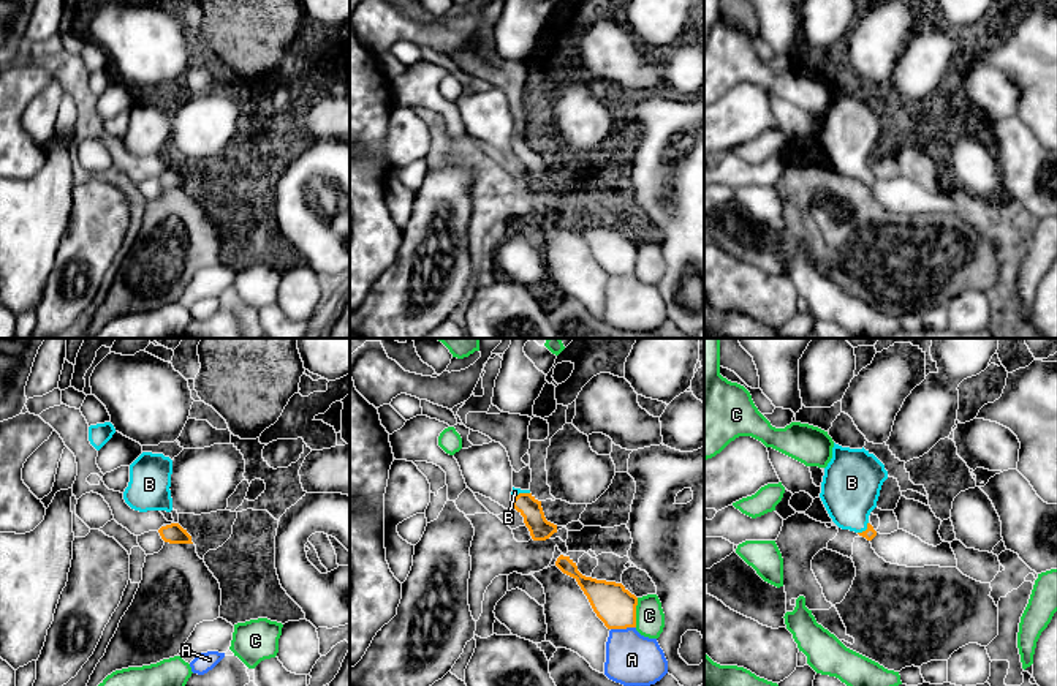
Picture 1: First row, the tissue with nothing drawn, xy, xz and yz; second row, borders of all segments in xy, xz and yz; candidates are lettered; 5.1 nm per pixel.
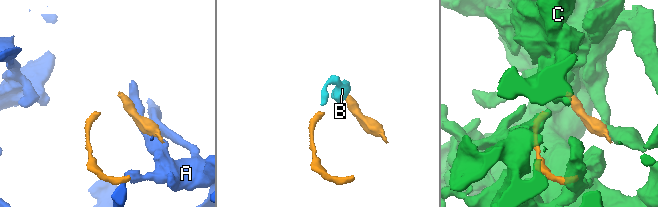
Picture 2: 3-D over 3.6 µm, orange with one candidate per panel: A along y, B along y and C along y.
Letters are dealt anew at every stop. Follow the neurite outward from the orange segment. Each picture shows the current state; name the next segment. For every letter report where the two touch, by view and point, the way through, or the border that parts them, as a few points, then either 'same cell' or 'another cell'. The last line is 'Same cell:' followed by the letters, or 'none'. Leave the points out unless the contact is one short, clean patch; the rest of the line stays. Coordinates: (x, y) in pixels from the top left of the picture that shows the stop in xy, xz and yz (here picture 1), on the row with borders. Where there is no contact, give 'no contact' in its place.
A: xz (622, 628) | another cell
B: yz (866, 530) | across yz (869, 533), (866, 530), (850, 511), (850, 489) | same cell
C: xz (635, 612) | another cell
Same cell: B

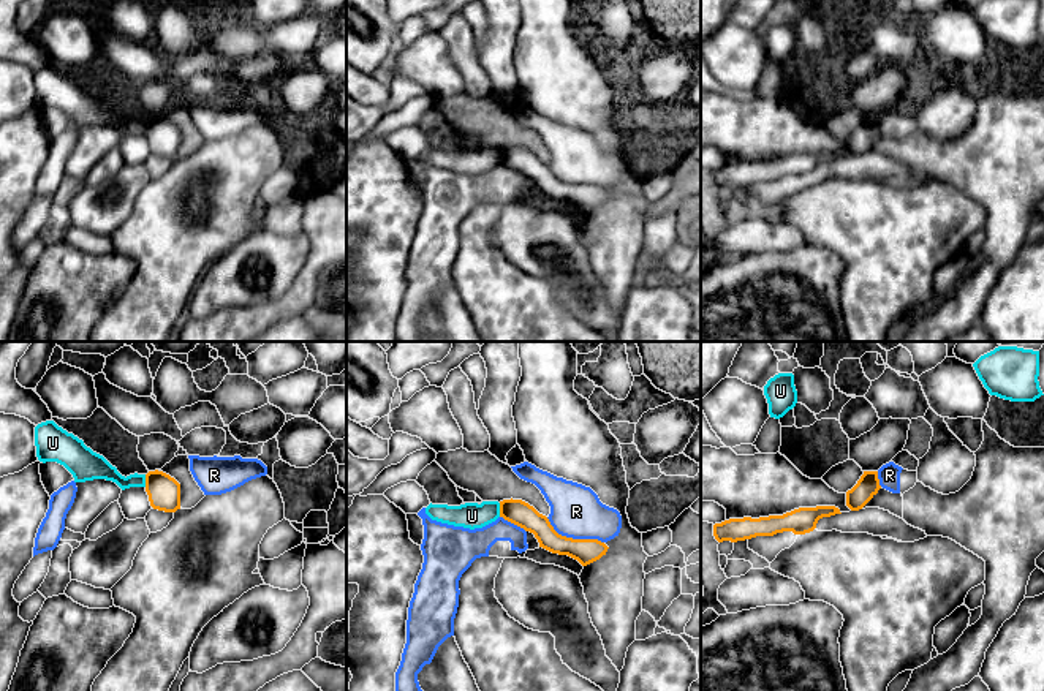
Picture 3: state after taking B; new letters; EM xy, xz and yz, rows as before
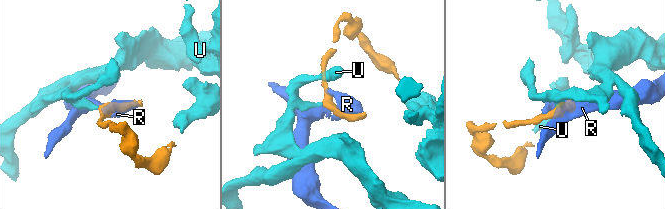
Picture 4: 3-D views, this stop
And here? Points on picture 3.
R: xz (571, 538) | another cell
U: xz (500, 509) | along xz (499, 503), (500, 516) | another cell
Same cell: none

